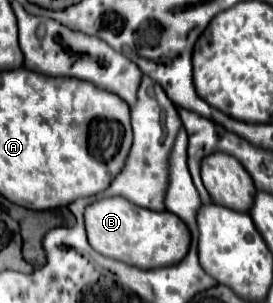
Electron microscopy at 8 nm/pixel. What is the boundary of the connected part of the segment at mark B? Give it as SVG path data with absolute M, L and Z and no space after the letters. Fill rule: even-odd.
M108 197L90 203L84 211L88 243L104 257L140 267L156 269L178 263L190 245L190 231L180 217L170 211L150 211L130 203L124 197Z

